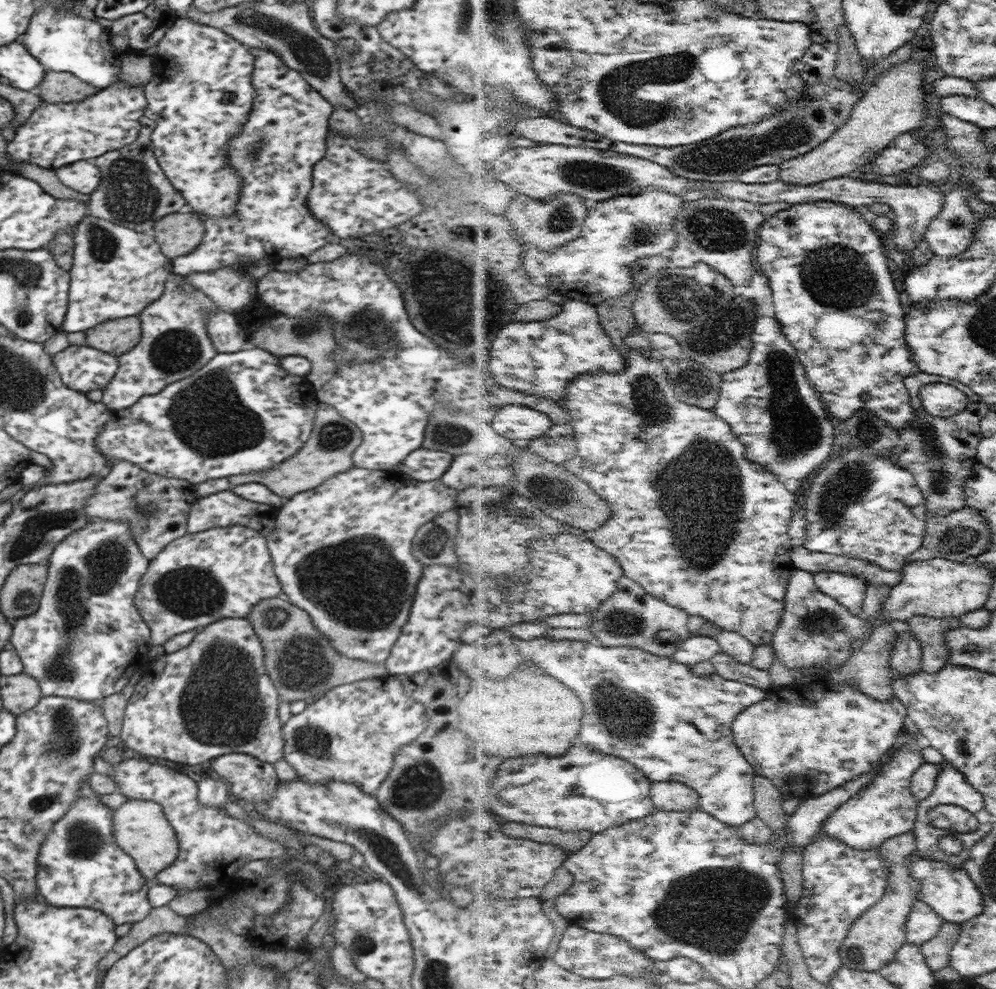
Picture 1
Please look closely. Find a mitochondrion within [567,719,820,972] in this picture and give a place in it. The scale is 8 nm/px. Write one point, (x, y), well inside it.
(712, 910)

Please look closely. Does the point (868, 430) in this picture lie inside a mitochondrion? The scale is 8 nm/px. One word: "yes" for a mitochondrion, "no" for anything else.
yes

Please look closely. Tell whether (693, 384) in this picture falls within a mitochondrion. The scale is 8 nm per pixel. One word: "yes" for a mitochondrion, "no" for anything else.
yes

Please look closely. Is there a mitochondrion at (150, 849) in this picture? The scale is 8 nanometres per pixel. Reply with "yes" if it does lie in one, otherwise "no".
no

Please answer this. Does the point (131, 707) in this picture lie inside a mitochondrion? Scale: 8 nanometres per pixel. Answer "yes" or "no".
no

